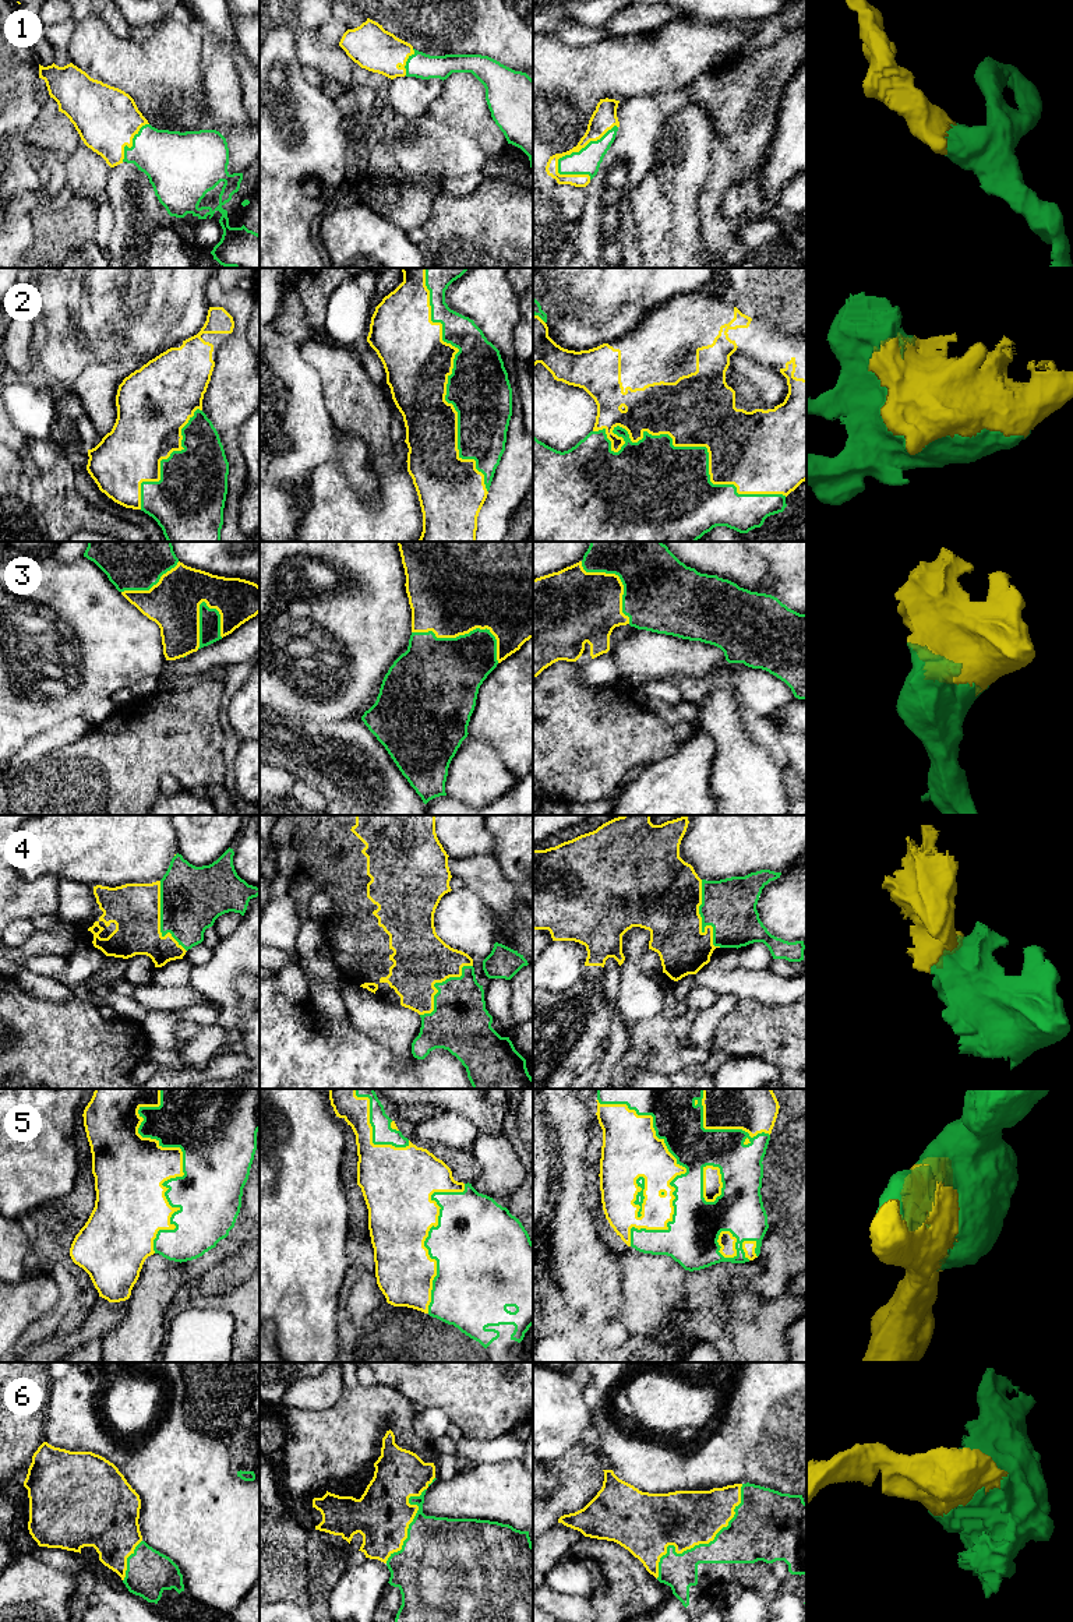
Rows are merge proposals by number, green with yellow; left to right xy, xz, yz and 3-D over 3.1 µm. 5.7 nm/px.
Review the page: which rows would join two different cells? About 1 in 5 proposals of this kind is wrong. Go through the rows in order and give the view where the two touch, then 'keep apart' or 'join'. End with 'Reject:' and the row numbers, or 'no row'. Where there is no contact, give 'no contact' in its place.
1: meets green in yz; join
2: meets green in yz; join
3: meets green in xz; join
4: meets green in yz; join
5: meets green in xy; join
6: meets green in yz; join
Reject: no row

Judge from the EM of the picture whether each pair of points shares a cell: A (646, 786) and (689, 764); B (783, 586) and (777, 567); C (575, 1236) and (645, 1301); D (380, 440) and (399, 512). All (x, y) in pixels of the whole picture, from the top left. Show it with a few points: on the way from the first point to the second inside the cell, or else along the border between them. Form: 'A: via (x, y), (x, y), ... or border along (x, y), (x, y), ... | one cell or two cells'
A: via (657, 786), (667, 786), (678, 775) | one cell
B: via (783, 582), (782, 571) | one cell
C: border along (614, 1255), (618, 1284), (621, 1287) | two cells
D: border along (373, 447), (381, 452), (392, 451) | two cells

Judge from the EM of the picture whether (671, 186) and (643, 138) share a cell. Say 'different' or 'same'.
different

